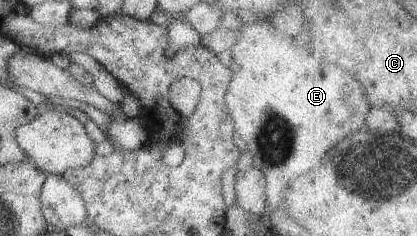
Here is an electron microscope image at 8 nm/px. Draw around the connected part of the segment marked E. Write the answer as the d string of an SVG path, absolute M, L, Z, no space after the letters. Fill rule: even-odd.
M257 18L255 21L241 23L238 27L239 35L230 47L231 63L229 65L229 71L231 71L231 79L227 83L227 89L224 95L225 111L231 117L233 122L233 129L237 141L241 141L247 151L252 155L252 166L255 169L259 169L263 173L266 181L266 201L274 209L274 216L276 219L282 213L283 203L283 189L297 177L297 175L303 175L307 173L307 169L311 167L323 167L323 161L325 161L325 155L335 147L339 145L345 137L349 137L351 133L359 131L363 125L365 125L365 119L367 119L367 113L369 113L369 107L371 106L370 99L367 99L366 91L363 85L359 81L355 81L347 71L343 71L341 67L337 65L331 65L331 63L325 63L319 55L319 59L313 59L313 55L307 55L295 41L293 41L293 61L291 61L291 67L289 67L289 39L285 39L285 28L280 21L274 21L266 18Z

